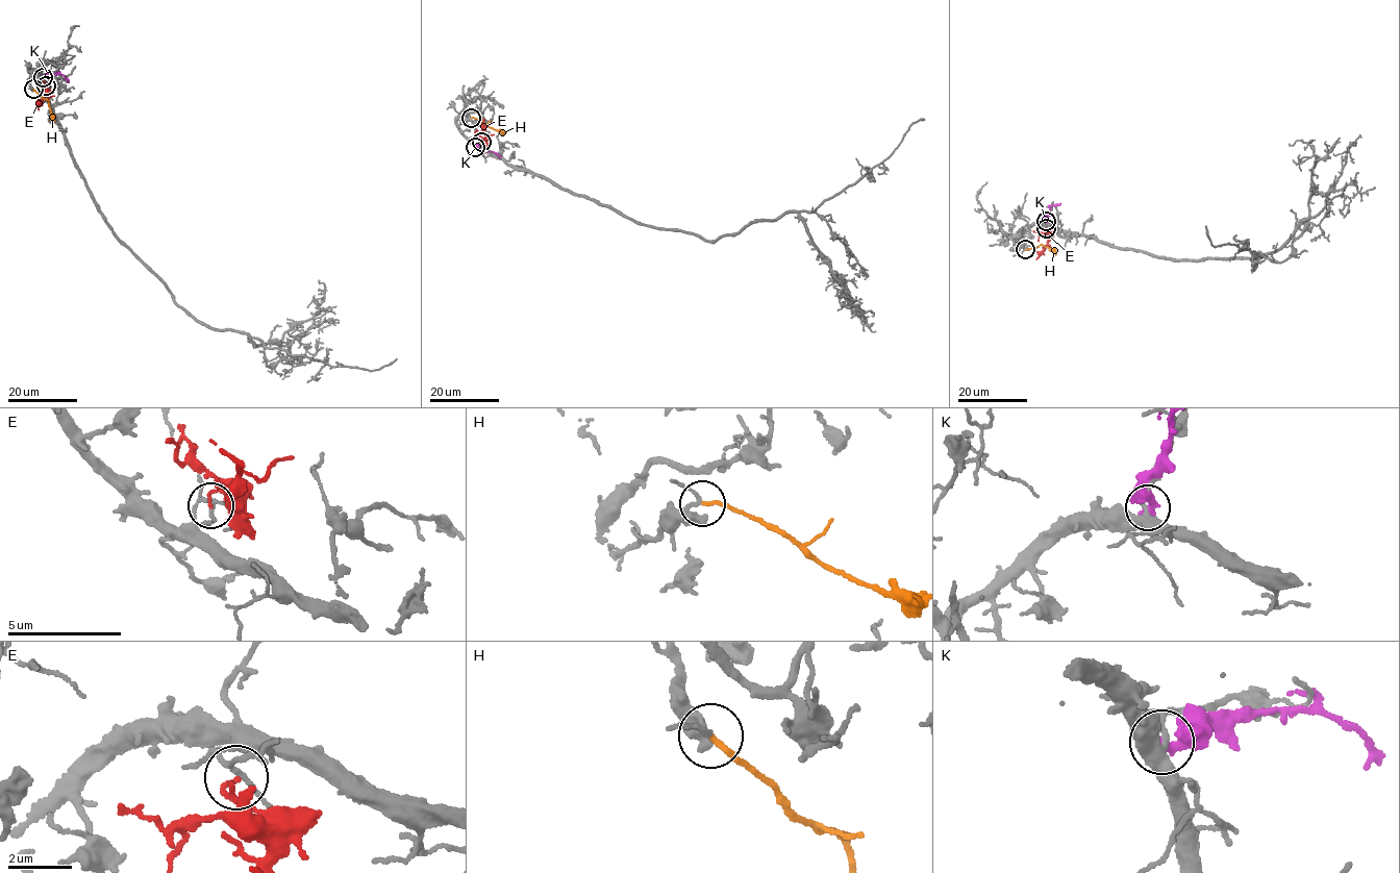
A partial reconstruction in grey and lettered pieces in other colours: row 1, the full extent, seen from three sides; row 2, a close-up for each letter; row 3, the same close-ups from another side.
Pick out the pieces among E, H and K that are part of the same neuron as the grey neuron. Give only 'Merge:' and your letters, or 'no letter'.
Merge: H

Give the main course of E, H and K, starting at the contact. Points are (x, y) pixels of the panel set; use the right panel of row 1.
E: (1046, 228), (1049, 240), (1035, 259)
H: (1025, 249), (1041, 244), (1054, 255)
K: (1046, 221), (1050, 206), (1060, 203)

